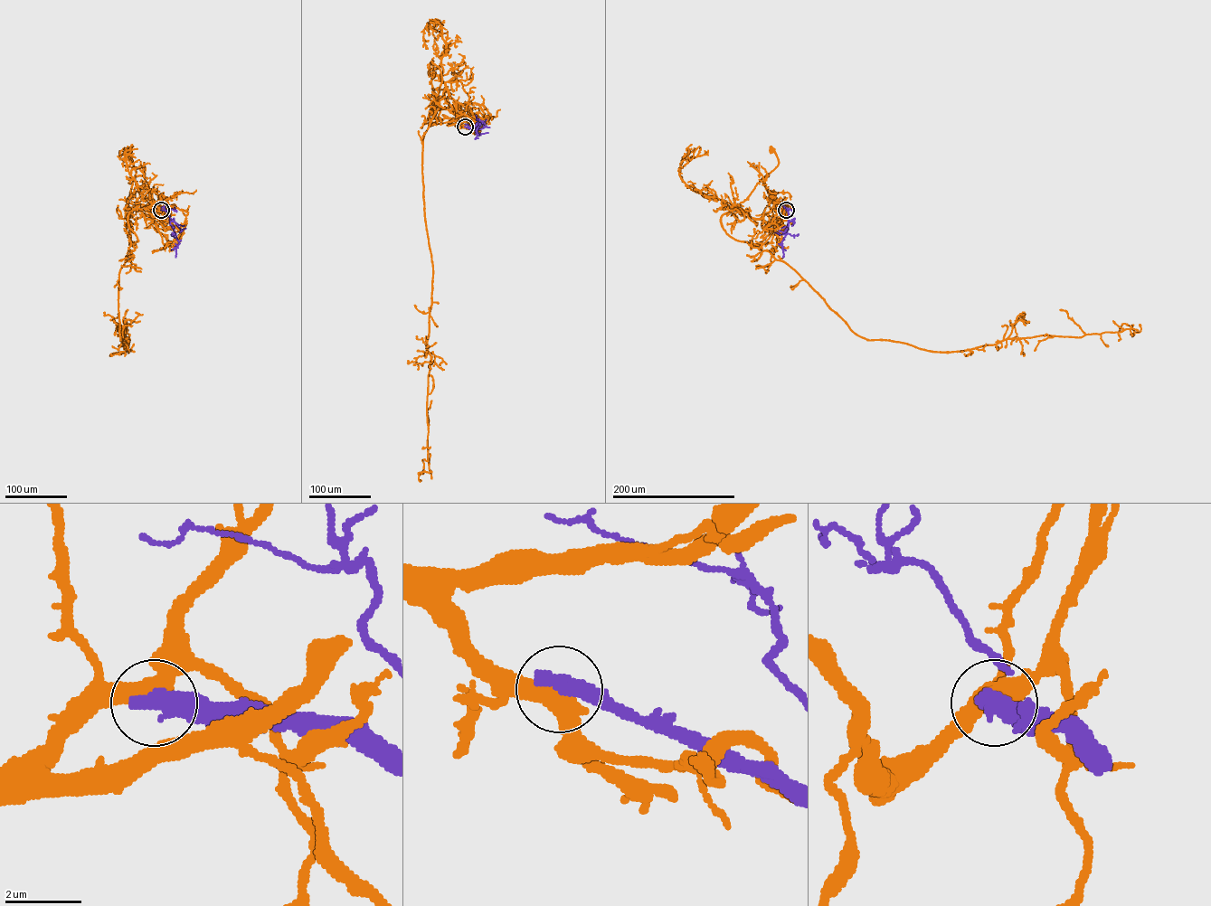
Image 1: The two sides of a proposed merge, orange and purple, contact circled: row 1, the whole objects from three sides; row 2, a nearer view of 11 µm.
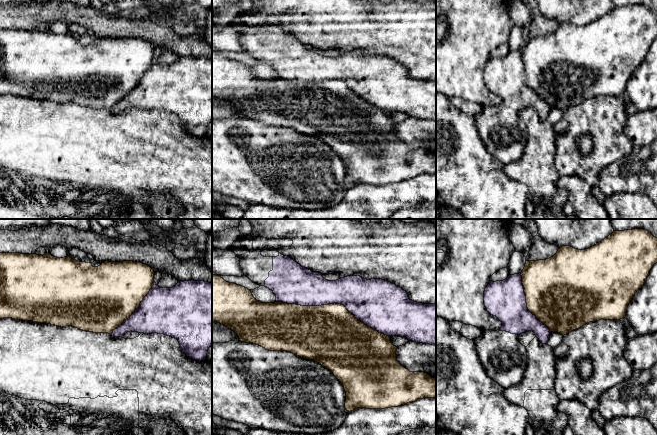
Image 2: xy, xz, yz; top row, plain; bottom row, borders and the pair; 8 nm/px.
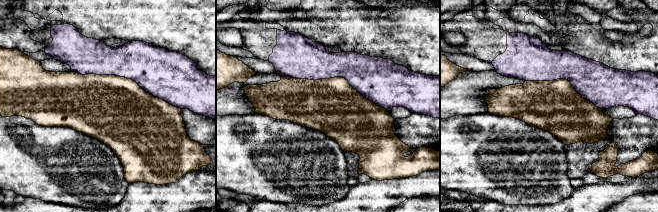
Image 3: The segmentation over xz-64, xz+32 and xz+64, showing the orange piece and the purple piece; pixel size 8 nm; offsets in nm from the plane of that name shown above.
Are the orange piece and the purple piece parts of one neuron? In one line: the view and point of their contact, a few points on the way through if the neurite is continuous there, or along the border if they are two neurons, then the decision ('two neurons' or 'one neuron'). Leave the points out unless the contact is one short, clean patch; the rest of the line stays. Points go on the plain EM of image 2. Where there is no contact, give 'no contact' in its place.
contact xz (332, 80); two neurons

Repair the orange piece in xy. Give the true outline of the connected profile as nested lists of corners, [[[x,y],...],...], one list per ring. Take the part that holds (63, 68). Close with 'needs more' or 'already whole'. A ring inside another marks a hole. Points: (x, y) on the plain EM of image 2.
[[[0,29],[0,95],[72,102],[93,109],[112,108],[140,82],[154,61],[153,45],[134,37],[105,37],[98,43],[69,32]]] | already whole

